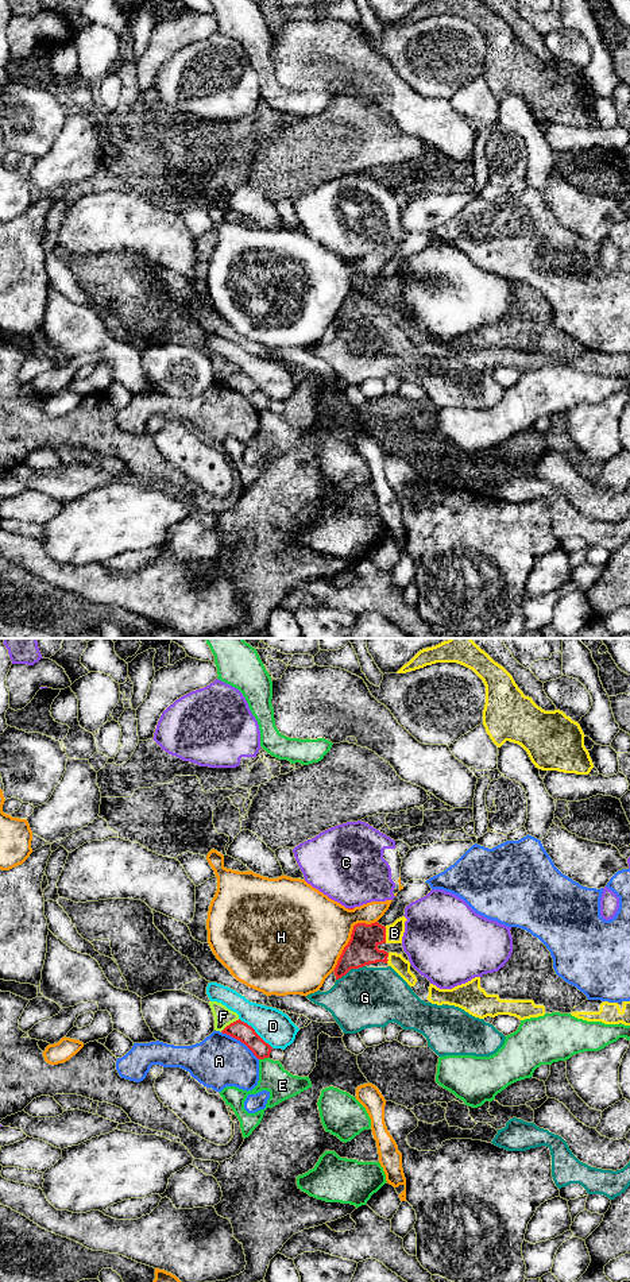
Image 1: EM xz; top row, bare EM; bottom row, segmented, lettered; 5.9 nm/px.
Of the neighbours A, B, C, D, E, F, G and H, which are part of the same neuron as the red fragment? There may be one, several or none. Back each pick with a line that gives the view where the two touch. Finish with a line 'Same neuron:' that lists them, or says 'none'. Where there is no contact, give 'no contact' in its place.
B: xz
Same neuron: B

